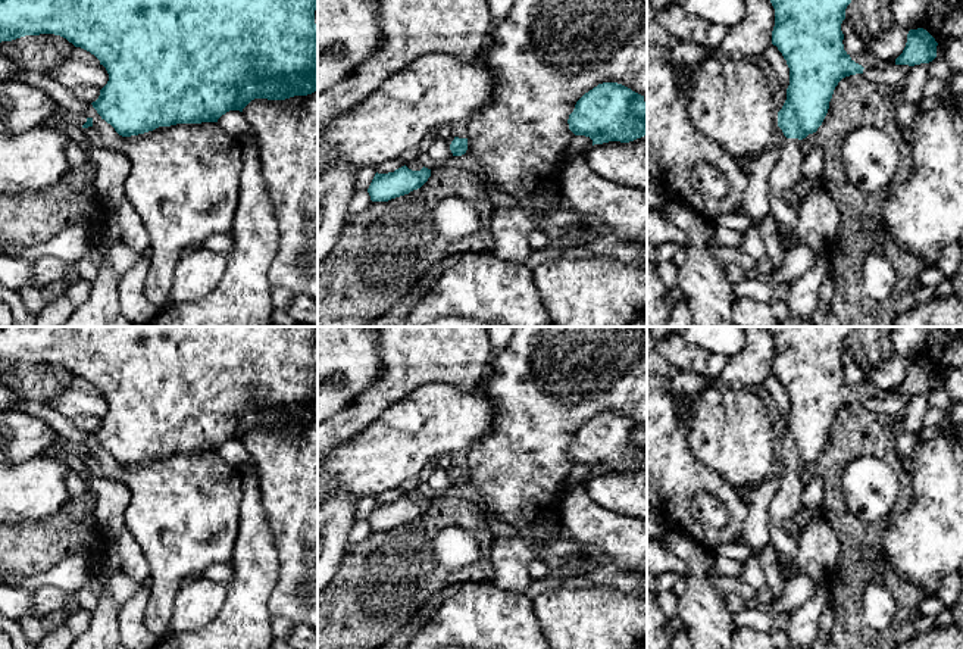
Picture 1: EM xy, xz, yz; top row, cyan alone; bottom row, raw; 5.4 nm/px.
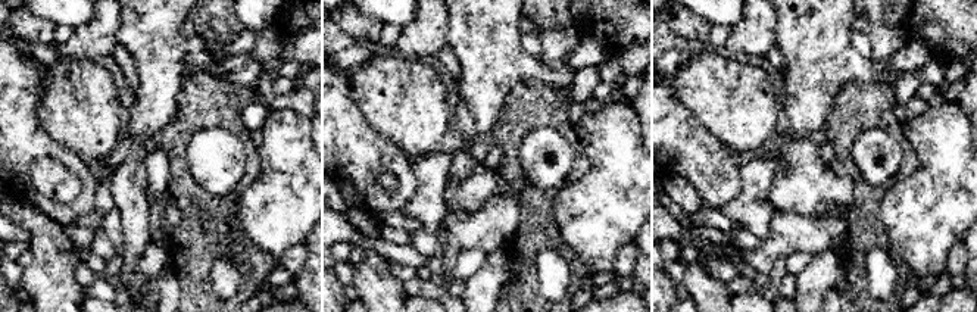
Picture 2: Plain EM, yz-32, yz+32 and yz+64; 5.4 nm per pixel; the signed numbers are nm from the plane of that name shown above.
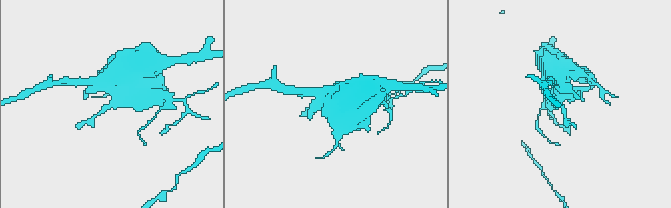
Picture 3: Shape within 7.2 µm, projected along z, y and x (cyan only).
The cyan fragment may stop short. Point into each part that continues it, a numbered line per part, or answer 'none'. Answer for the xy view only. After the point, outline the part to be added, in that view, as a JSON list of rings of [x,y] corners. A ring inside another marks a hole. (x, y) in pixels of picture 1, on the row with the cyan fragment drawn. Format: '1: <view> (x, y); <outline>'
none

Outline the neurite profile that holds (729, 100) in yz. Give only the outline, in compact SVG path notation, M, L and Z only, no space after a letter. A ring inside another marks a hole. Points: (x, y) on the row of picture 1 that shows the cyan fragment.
M710 54L690 68L685 97L701 134L740 163L770 147L778 107L765 74L750 59Z

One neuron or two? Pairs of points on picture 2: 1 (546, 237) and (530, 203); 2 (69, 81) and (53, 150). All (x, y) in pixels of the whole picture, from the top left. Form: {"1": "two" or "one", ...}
{"1": "one", "2": "two"}

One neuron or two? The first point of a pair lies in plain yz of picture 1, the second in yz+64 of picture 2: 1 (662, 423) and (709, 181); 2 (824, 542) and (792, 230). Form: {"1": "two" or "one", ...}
{"1": "one", "2": "one"}

